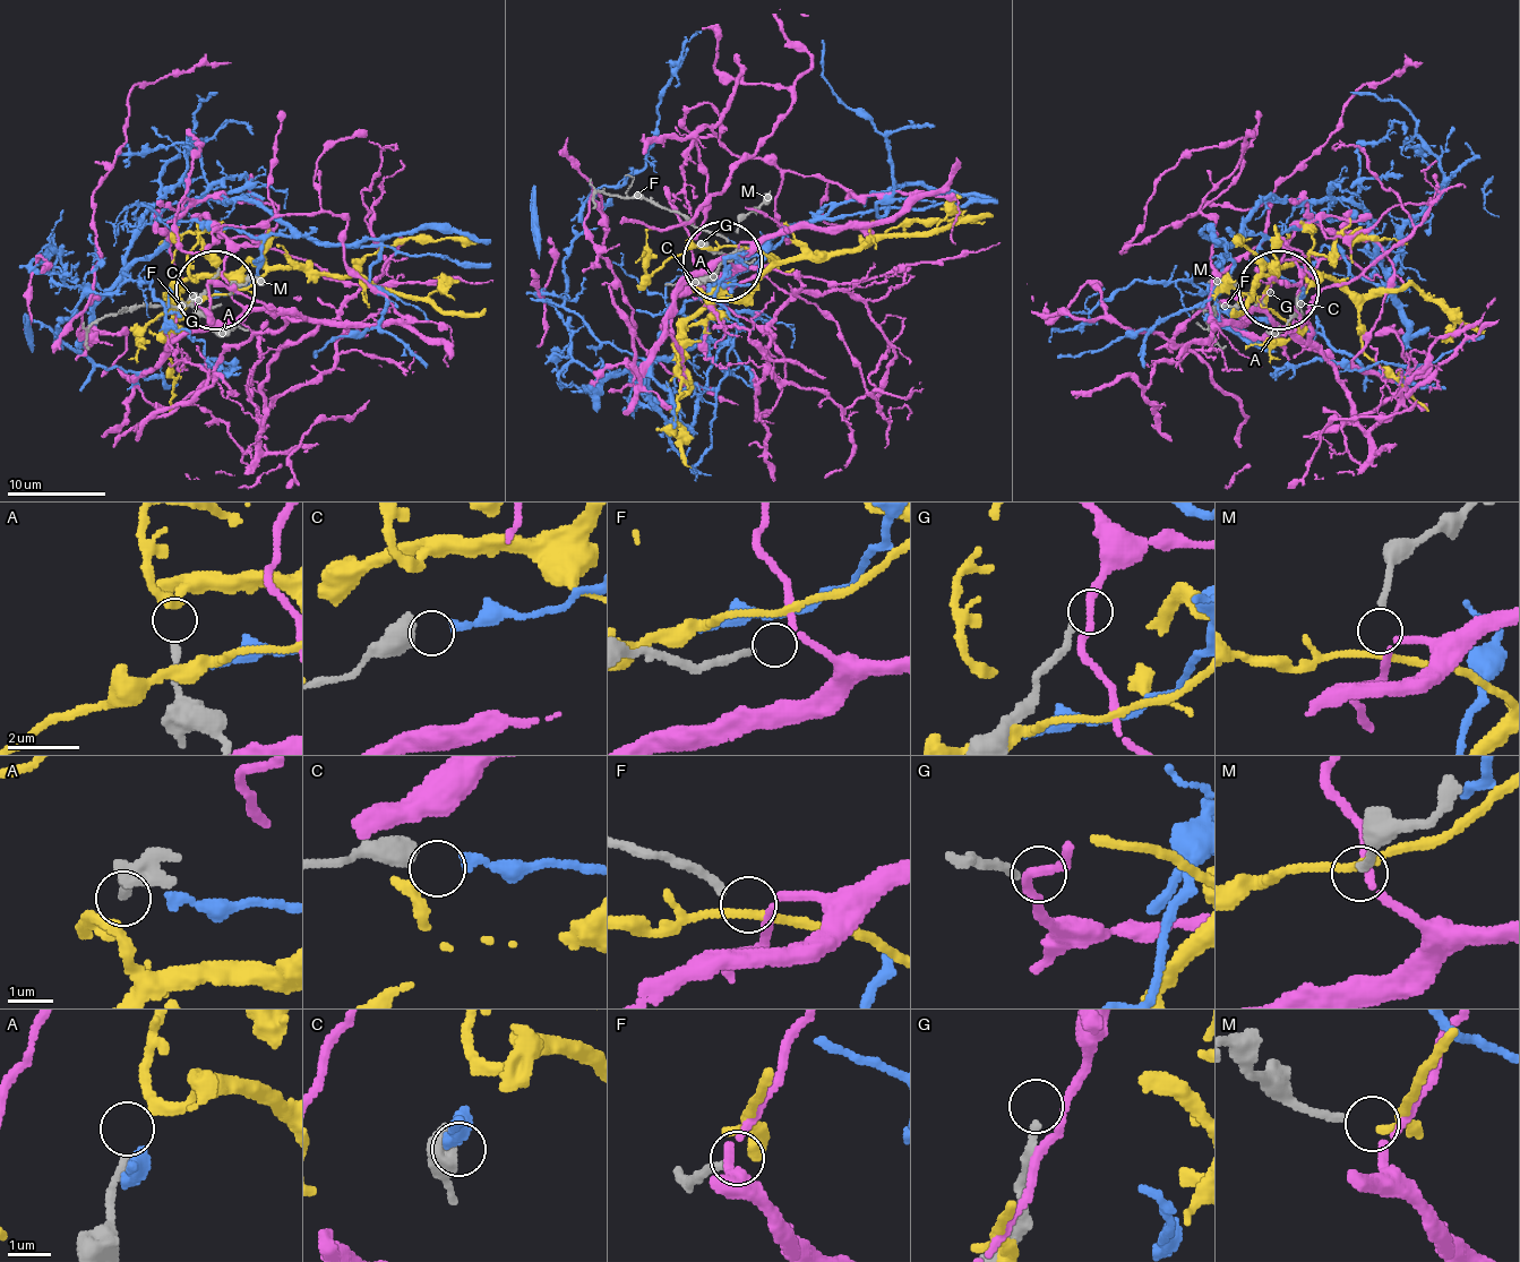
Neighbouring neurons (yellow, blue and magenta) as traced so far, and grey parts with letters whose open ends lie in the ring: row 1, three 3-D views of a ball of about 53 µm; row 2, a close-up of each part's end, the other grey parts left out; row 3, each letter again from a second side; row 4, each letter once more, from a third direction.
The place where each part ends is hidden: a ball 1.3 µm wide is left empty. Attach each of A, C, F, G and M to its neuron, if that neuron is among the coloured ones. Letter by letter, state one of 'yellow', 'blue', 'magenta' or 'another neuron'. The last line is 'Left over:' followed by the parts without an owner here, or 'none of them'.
A: yellow
C: blue
F: another neuron
G: another neuron
M: magenta
Left over: F, G

